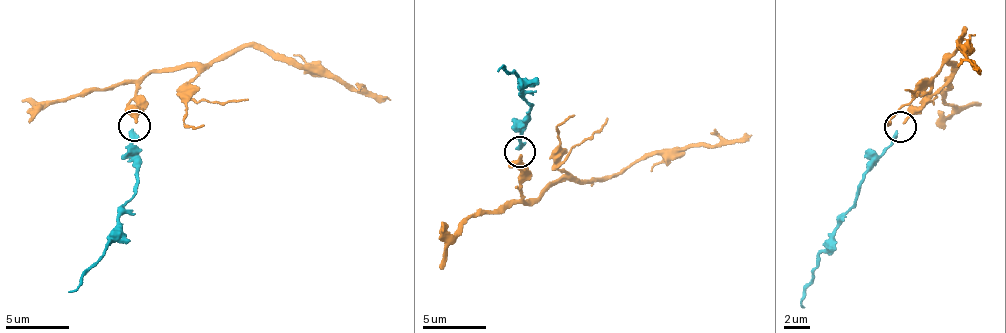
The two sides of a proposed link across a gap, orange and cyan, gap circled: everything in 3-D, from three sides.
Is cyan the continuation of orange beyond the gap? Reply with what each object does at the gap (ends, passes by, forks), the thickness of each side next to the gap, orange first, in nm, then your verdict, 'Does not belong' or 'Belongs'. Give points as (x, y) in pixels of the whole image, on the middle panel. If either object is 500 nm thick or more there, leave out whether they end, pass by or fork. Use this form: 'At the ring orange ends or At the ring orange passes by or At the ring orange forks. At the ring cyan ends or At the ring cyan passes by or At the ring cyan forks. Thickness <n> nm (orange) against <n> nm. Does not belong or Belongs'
At the ring orange ends. At the ring cyan ends. Thickness 260 nm (orange) against 320 nm. Belongs

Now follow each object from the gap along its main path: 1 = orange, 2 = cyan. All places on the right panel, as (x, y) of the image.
1: (904, 124), (950, 80), (947, 56), (961, 32), (959, 50), (970, 47), (965, 56), (977, 70)
2: (896, 131), (891, 146), (863, 177), (855, 203), (813, 272), (800, 302), (803, 306)

